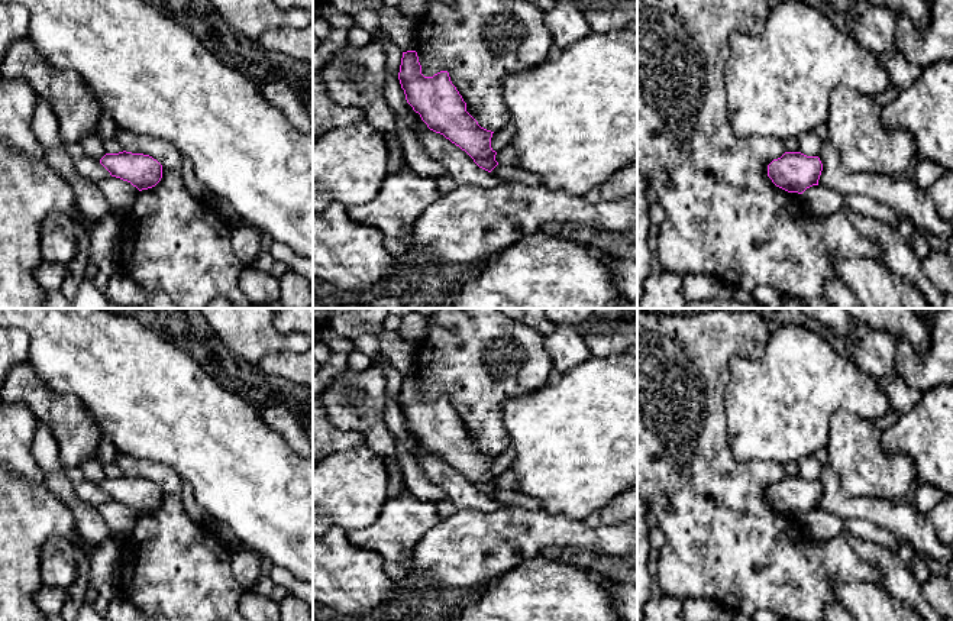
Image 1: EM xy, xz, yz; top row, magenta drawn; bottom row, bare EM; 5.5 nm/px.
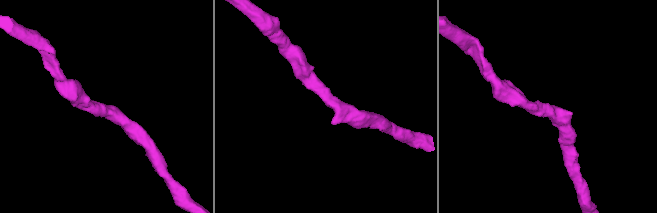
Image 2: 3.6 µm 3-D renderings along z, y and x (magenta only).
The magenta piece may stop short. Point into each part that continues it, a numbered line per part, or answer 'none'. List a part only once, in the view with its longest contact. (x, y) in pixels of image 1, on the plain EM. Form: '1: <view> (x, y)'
none

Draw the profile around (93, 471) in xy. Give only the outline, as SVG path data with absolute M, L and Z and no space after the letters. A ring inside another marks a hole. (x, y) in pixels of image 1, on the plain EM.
M88 459L83 465L80 465L81 472L84 473L84 479L100 485L107 476L103 469L103 463L97 459Z

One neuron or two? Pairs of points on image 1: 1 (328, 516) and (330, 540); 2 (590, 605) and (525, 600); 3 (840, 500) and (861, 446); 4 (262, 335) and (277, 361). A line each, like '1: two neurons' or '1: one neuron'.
1: two neurons
2: one neuron
3: two neurons
4: two neurons

